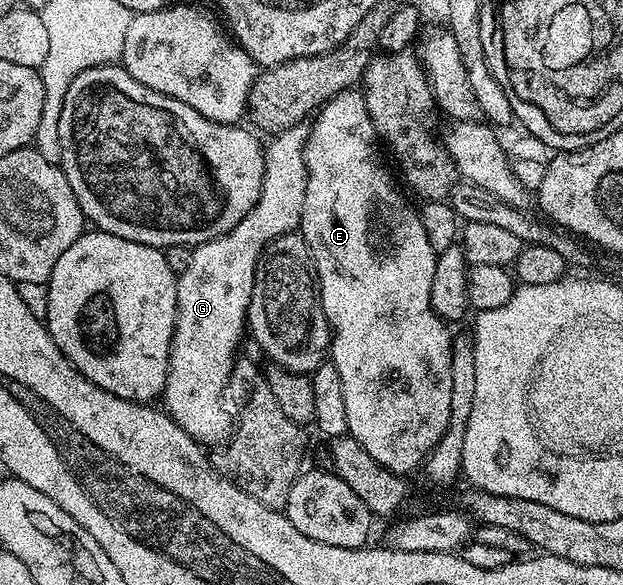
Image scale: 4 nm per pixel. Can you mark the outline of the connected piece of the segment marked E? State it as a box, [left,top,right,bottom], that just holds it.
[298,87,453,475]

